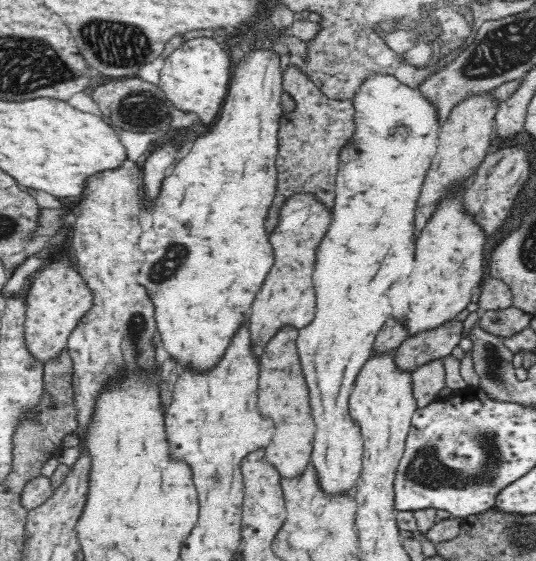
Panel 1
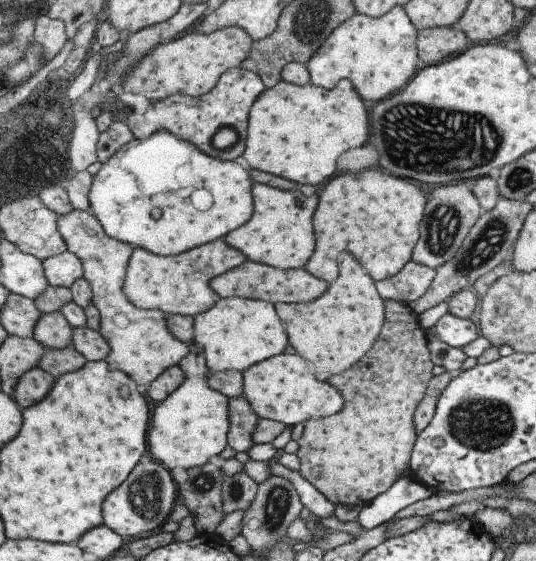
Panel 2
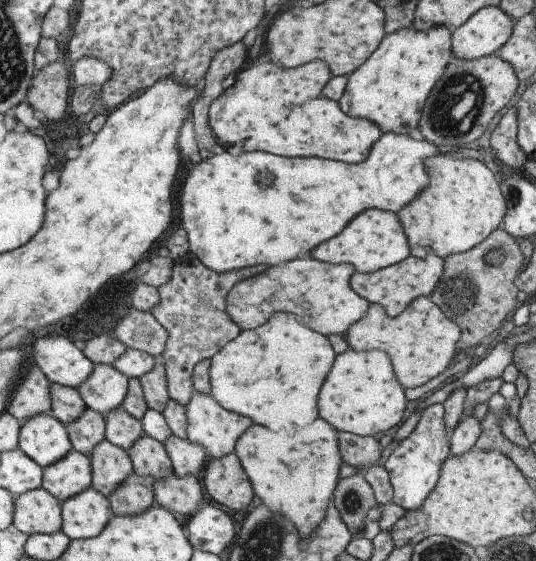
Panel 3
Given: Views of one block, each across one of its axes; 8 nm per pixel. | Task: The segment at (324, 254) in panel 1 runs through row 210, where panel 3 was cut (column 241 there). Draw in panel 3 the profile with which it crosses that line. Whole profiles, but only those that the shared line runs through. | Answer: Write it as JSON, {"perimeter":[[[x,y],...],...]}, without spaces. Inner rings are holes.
{"perimeter":[[[275,313],[259,328],[241,331],[211,356],[209,395],[224,410],[247,416],[273,432],[291,424],[305,426],[317,418],[315,398],[333,360],[335,354],[327,338],[299,324],[289,314]],[[283,410],[289,410],[287,416],[283,416]]]}

